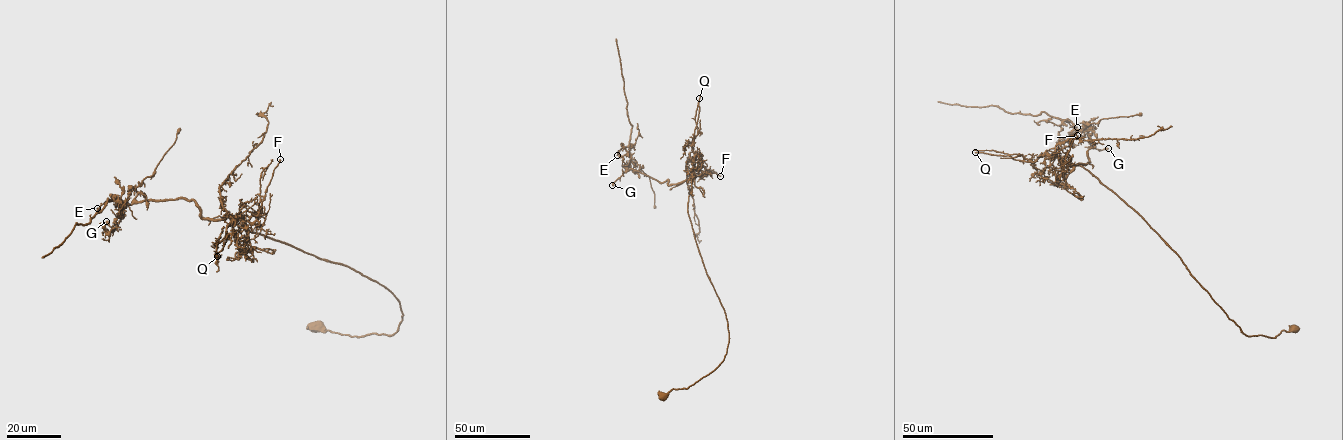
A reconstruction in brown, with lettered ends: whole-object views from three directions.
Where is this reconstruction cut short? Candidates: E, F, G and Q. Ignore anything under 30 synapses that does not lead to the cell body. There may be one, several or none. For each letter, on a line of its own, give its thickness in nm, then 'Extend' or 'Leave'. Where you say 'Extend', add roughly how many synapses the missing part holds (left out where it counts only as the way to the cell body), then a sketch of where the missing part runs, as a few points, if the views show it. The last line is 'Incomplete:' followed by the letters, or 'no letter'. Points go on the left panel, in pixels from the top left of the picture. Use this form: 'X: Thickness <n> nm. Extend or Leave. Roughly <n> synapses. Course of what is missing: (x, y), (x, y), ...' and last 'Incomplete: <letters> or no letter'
E: Thickness 360 nm. Leave
F: Thickness 200 nm. Leave
G: Thickness 550 nm. Leave
Q: Thickness 280 nm. Leave
Incomplete: no letter

